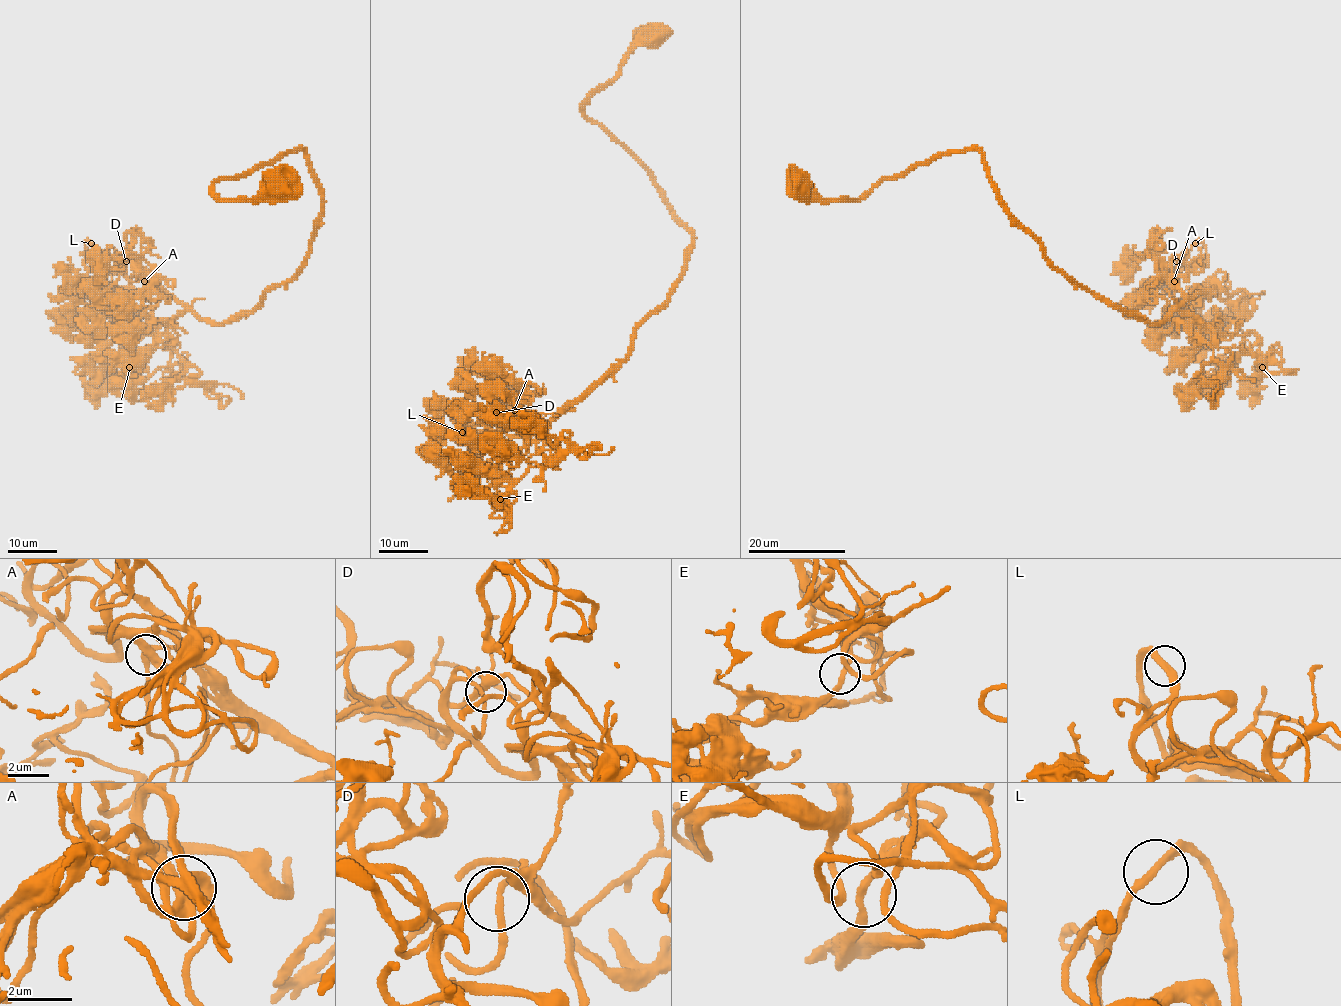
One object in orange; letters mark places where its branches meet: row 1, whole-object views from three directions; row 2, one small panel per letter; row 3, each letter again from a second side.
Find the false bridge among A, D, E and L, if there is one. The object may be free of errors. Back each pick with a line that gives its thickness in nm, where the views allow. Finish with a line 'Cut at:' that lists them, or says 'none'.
Cut at: none

